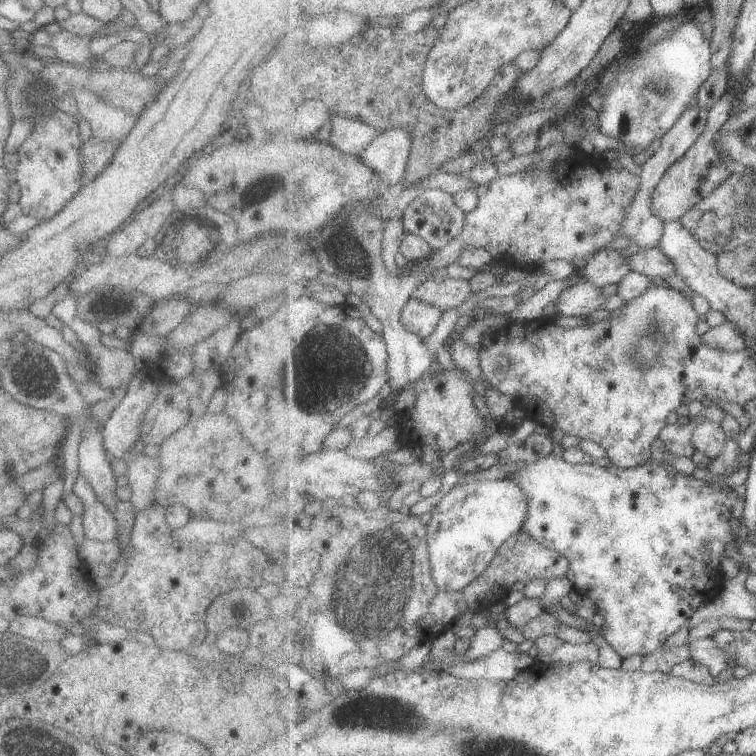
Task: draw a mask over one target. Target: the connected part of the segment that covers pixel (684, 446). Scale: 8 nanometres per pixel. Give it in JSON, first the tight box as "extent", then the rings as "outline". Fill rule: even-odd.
{"extent":[660,416,705,459],"outline":[[[702,416],[694,418],[691,424],[687,424],[685,420],[681,420],[675,424],[670,424],[661,433],[660,438],[665,443],[669,453],[678,455],[678,457],[687,457],[689,459],[692,459],[692,456],[694,456],[694,454],[696,454],[697,452],[697,449],[695,448],[695,445],[693,444],[693,437],[698,426],[696,422],[699,422],[700,424],[699,418],[702,419],[703,421],[705,420],[704,418],[702,418]]]}

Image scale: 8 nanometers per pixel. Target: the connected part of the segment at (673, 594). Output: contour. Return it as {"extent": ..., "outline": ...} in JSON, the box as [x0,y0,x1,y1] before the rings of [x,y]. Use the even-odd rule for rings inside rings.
{"extent":[506,456,747,659],"outline":[[[556,456],[543,457],[537,462],[524,463],[524,466],[520,466],[512,474],[509,473],[506,478],[511,478],[527,493],[530,517],[522,531],[536,538],[543,546],[560,552],[570,560],[569,580],[580,595],[585,595],[596,602],[602,634],[608,644],[623,659],[634,654],[643,655],[646,658],[650,654],[656,653],[686,624],[688,618],[691,619],[694,616],[694,612],[703,608],[720,592],[726,582],[722,572],[722,564],[727,558],[724,556],[724,550],[726,550],[728,542],[734,541],[734,532],[737,536],[740,535],[740,525],[744,522],[747,508],[746,500],[742,500],[734,491],[735,488],[731,488],[729,485],[708,484],[698,478],[686,478],[684,474],[680,474],[674,468],[666,469],[658,462],[648,462],[636,469],[624,469],[617,465],[602,468],[593,463],[571,464],[563,458],[556,458]]]}

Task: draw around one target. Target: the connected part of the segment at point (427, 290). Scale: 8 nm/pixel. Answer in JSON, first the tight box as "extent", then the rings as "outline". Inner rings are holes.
{"extent":[413,275,473,312],"outline":[[[438,275],[416,288],[413,298],[448,312],[452,309],[459,309],[459,306],[473,293],[472,284],[468,280]]]}

